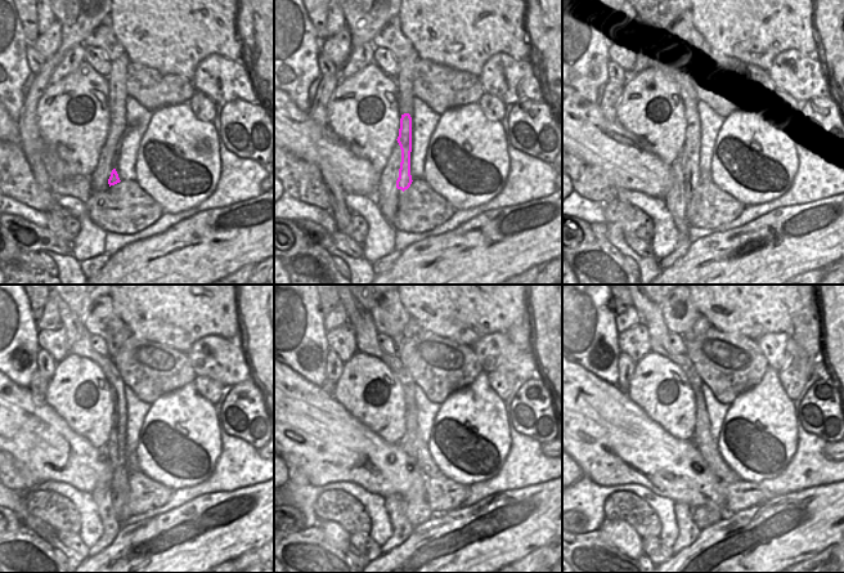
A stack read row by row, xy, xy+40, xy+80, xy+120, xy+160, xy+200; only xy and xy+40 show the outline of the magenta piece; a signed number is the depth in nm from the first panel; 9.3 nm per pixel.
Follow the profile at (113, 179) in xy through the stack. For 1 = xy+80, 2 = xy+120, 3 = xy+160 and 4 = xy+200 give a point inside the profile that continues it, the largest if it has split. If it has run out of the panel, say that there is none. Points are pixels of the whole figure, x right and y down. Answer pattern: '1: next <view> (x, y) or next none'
1: next xy+80 (690, 94)
2: next xy+120 (116, 446)
3: next xy+160 (367, 336)
4: next xy+200 (658, 332)

